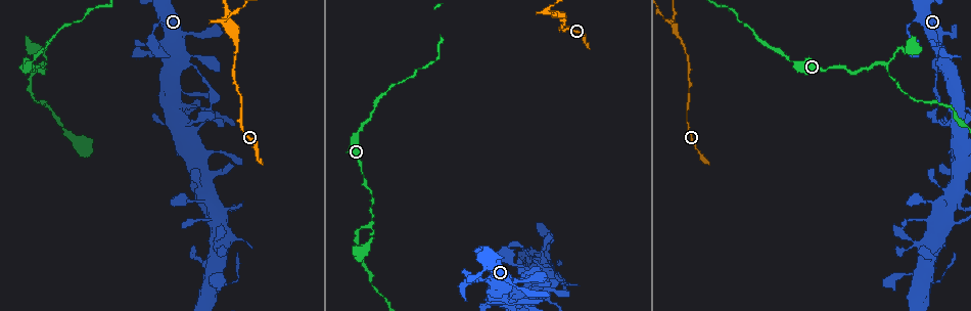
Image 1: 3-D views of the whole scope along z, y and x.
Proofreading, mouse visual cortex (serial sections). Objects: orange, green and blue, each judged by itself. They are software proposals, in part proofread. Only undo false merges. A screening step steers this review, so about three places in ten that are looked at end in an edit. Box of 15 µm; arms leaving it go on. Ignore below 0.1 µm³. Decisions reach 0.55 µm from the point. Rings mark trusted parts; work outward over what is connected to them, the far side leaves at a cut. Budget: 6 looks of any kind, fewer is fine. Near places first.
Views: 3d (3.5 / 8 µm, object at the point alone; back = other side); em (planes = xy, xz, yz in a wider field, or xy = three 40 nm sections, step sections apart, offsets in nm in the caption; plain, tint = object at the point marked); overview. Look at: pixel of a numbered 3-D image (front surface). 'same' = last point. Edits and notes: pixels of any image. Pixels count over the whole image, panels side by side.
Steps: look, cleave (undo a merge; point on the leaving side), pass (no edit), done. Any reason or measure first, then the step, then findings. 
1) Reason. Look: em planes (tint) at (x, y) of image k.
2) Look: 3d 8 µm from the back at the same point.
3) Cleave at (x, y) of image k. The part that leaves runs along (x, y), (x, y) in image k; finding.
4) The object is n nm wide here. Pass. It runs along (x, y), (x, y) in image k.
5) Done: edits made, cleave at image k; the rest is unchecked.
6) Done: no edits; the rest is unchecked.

Three arms meet. Look: em xy step 1 (tint) at (674, 24) of image 1.

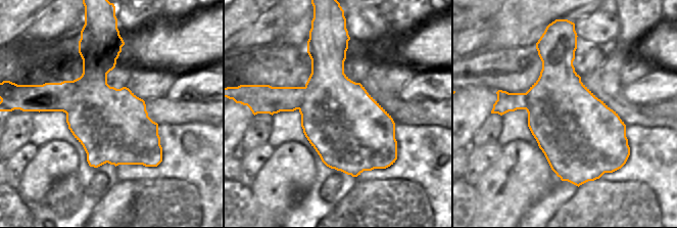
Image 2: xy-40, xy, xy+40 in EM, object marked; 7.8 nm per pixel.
Look: 3d 3.5 µm at the same point.

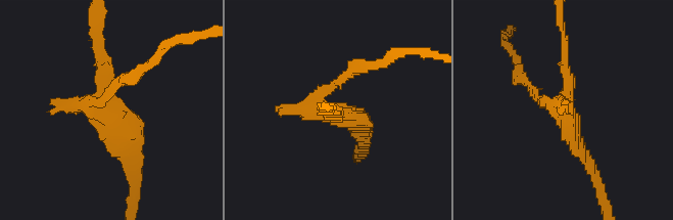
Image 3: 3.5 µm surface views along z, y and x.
Cleave at (283, 112) of image 3. The part that leaves runs along (320, 100), (356, 67), (385, 64) in image 3; two cells meet here.

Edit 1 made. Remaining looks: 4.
Look: overview.

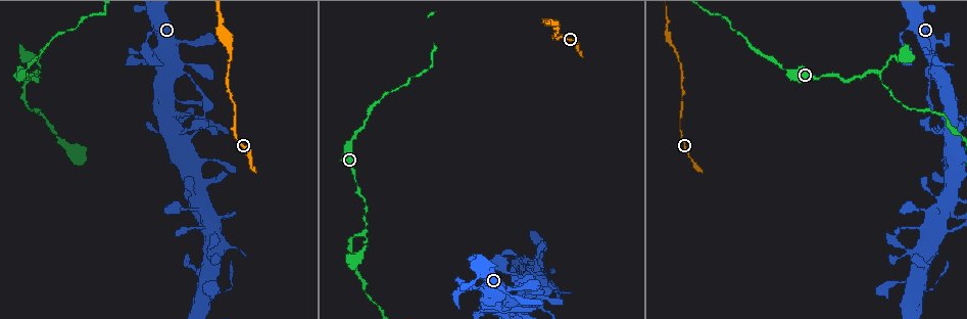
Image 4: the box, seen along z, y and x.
Three-way junction. Look: 3d 3.5 µm at (37, 73) of image 4.

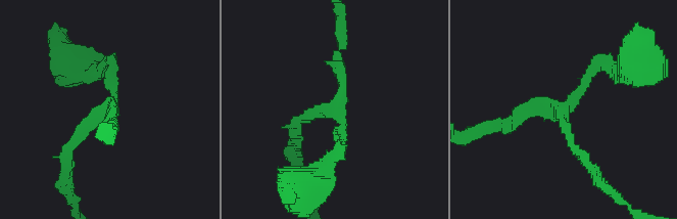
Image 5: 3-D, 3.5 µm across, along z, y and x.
3 arms meet here; the arms are 150, 150, 200 nm wide. Look: em xy step 1 (tint) at (332, 112) of image 5.

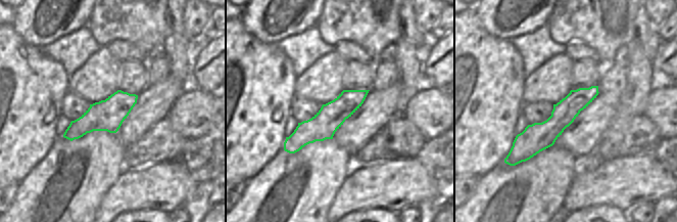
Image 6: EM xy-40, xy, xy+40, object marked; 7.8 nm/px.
The object is 220 nm wide here. Pass. It runs along (338, 51), (341, 103), (309, 114), (297, 135) in image 5; continuous, no second cell.

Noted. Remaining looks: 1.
Done: edits made, cleave at image 3; the rest is unchecked.

